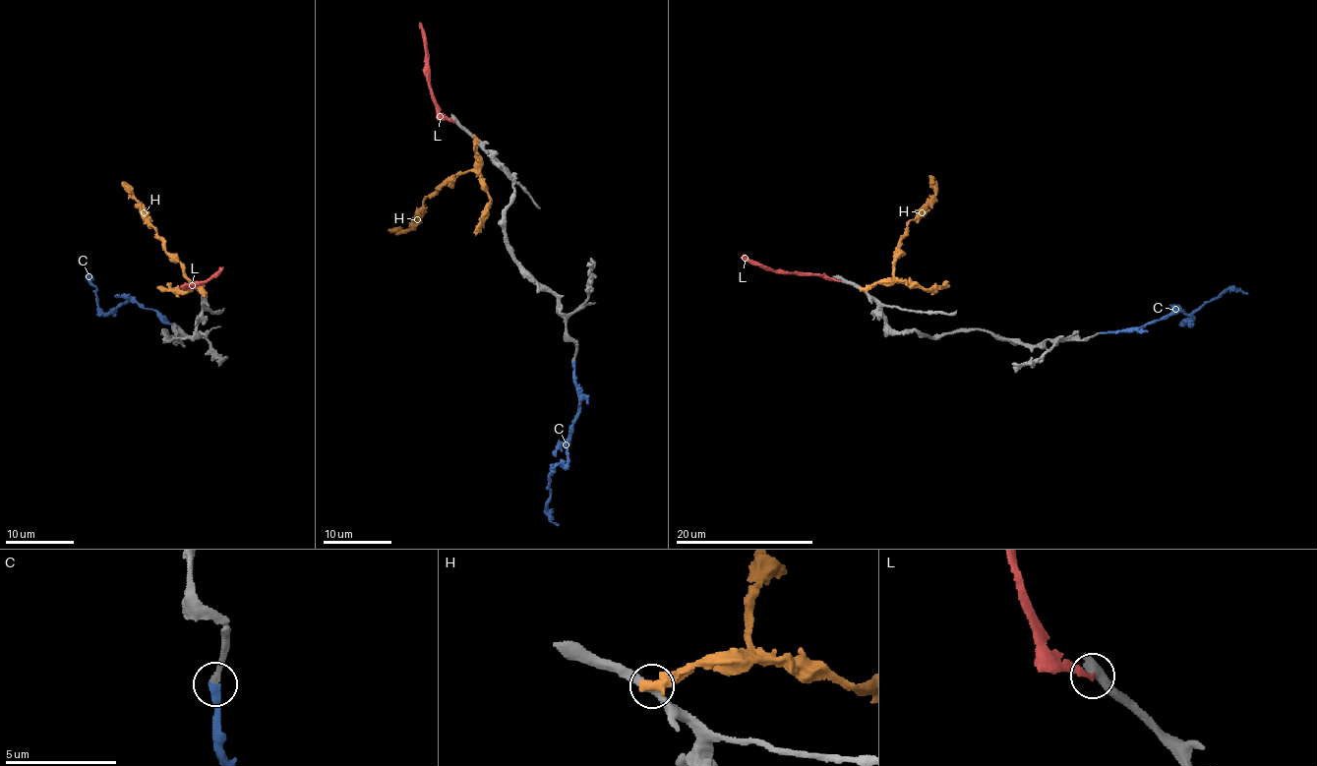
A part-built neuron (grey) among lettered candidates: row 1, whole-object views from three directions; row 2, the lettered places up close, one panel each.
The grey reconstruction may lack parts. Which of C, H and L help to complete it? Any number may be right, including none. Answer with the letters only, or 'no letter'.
C

